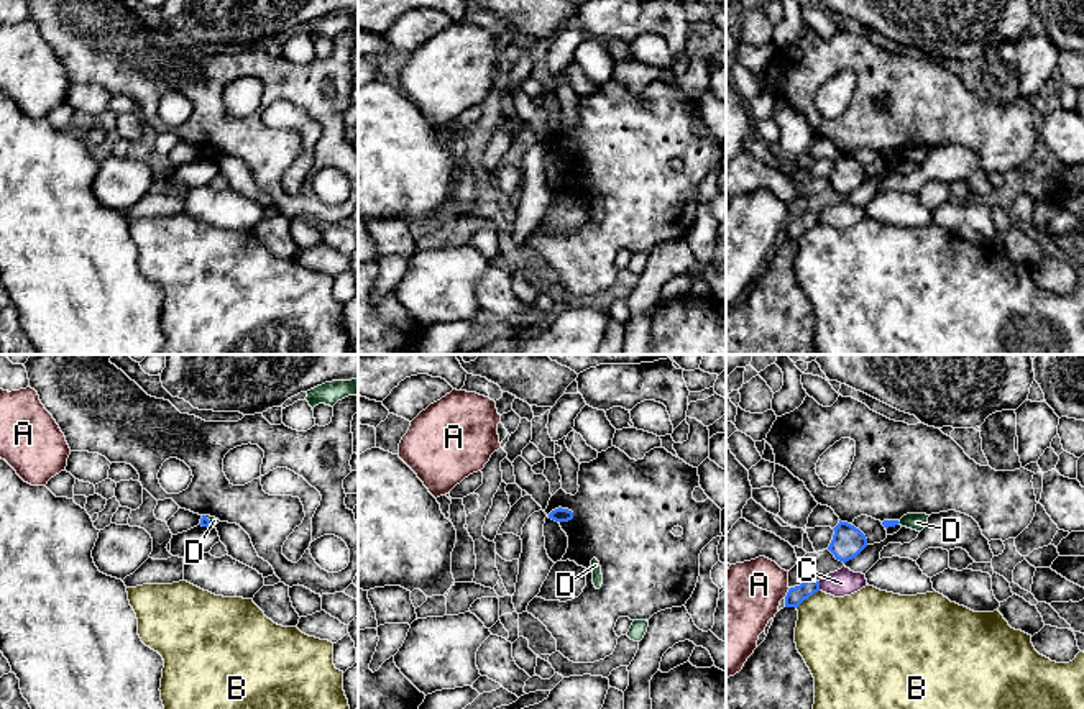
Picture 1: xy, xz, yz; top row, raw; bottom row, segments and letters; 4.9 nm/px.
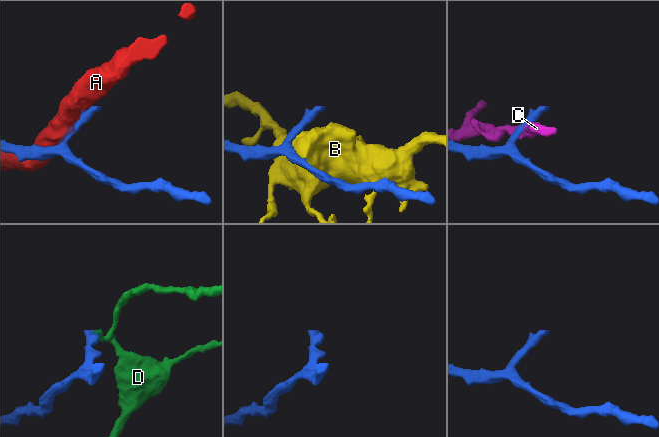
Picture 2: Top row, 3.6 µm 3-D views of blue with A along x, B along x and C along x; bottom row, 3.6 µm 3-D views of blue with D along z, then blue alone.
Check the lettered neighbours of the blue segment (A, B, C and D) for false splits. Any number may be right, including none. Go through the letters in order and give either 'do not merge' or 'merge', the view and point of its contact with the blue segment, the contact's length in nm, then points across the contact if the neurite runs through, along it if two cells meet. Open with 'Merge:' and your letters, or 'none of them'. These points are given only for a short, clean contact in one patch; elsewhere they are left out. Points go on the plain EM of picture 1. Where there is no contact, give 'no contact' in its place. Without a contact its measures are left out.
Merge: none of them
A: do not merge | yz (787, 225) | 60 nm
B: do not merge | yz (807, 230) | 140 nm
C: do not merge | yz (818, 219) | 50 nm
D: do not merge | xy (209, 153) | 60 nm | along xy (206, 148), (212, 156)

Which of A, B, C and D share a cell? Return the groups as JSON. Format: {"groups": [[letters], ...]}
{"groups": [["A"], ["B"], ["C"], ["D"]]}

